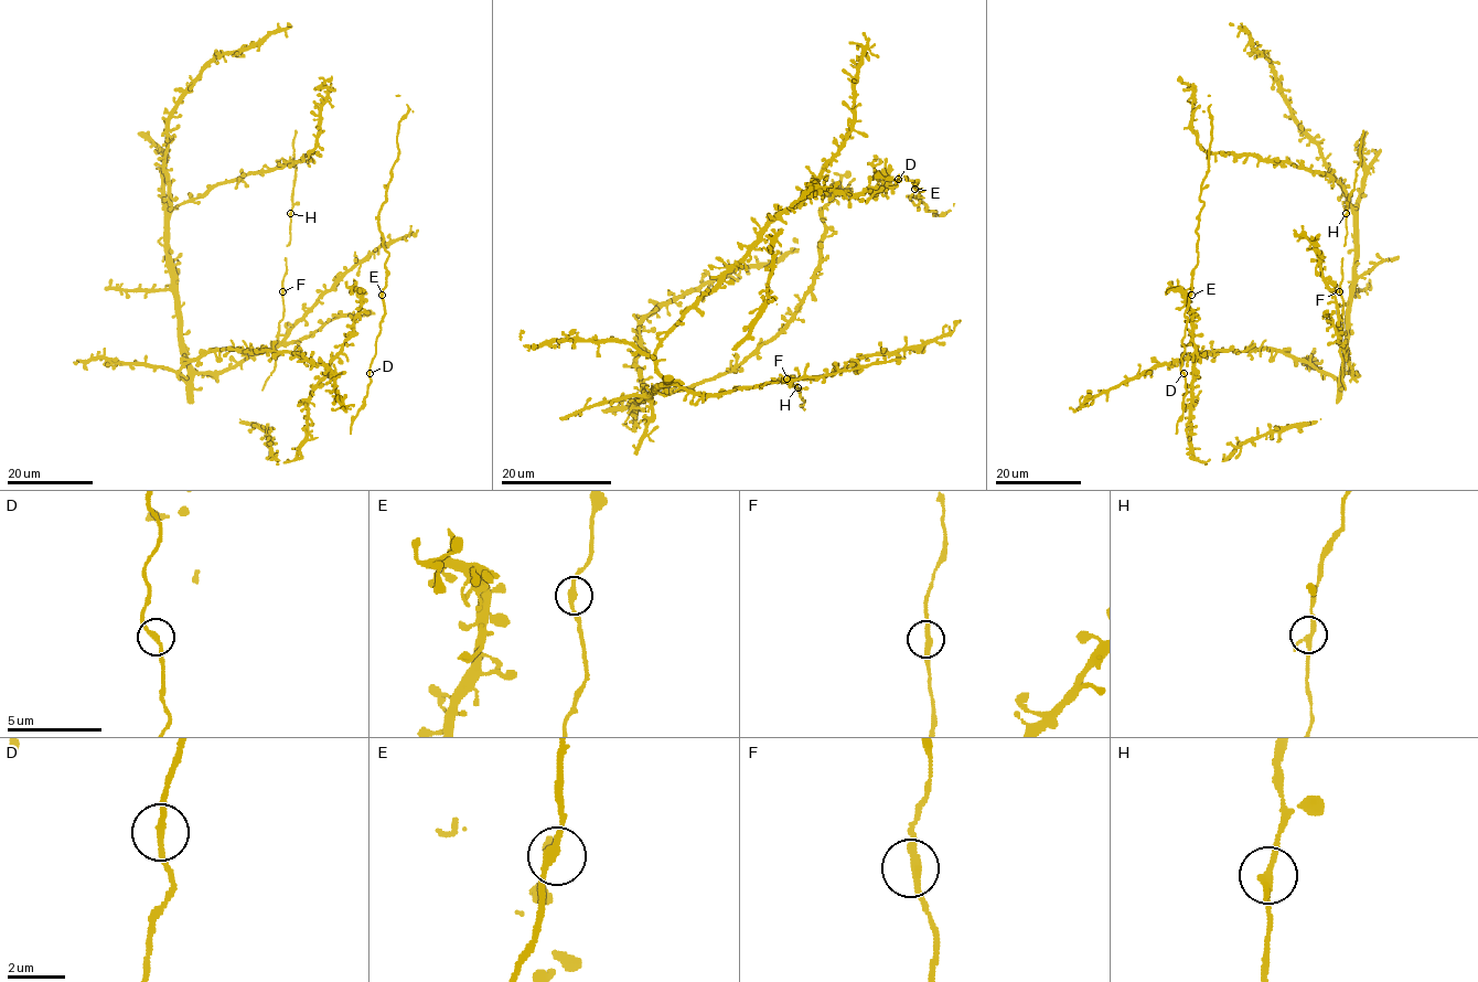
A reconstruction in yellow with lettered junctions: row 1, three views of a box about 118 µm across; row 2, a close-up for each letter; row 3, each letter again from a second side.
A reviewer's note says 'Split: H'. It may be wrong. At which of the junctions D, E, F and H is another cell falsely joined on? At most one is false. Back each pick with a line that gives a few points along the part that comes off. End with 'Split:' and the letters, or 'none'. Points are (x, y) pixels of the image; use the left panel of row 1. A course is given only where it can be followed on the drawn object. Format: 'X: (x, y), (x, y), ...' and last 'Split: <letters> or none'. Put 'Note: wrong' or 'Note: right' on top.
Note: wrong
Split: none

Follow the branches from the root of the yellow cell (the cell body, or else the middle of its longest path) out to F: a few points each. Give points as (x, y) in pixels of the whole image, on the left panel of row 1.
F: (185, 364), (180, 374), (190, 380), (195, 374), (227, 371), (270, 350), (277, 344), (284, 317), (282, 291)

